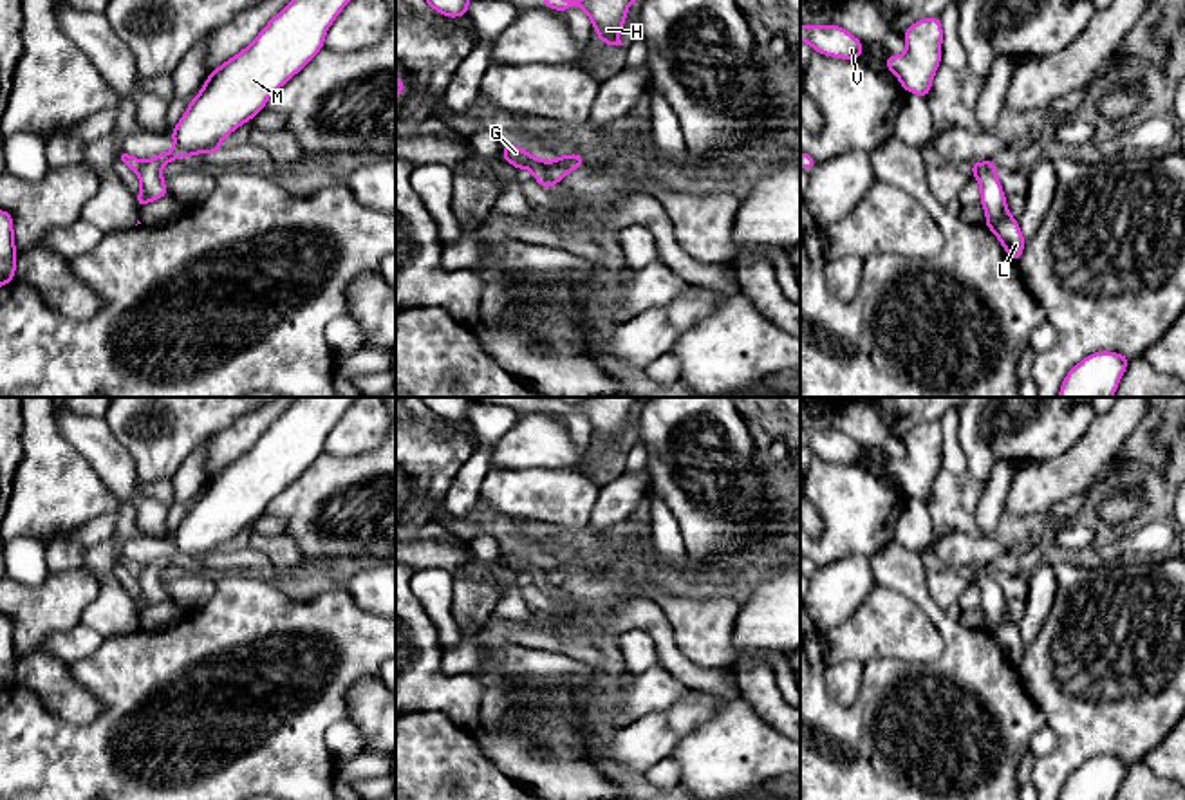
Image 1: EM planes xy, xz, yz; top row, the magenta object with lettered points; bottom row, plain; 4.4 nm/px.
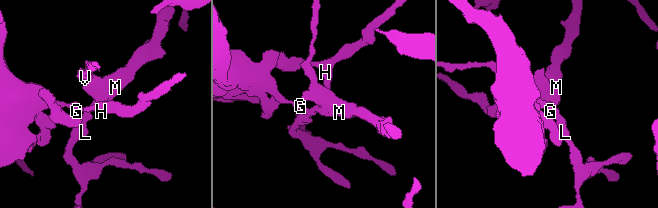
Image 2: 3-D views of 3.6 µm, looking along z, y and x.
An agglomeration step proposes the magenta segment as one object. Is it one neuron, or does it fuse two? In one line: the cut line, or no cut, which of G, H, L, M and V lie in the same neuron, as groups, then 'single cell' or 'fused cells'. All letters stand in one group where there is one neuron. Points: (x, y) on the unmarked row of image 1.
cut in xz along (546, 567), (548, 584), (553, 589); G / H L M V; fused cells

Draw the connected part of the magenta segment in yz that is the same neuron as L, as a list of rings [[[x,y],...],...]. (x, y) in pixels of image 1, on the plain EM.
[[[970,569],[972,580],[979,587],[981,610],[986,618],[984,630],[997,641],[1013,668],[1019,668],[1026,643],[1019,632],[1019,623],[1013,623],[1008,616],[1004,594],[995,576],[984,569]]]

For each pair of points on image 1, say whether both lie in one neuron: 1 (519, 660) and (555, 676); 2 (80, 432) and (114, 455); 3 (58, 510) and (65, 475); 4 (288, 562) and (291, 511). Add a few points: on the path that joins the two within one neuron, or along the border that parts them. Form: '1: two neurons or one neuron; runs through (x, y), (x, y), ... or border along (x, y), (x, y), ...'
1: one neuron; runs through (528, 669), (535, 676), (546, 676)
2: one neuron; runs through (89, 436), (105, 452)
3: one neuron; runs through (58, 501), (58, 484)
4: two neurons; border along (282, 531), (297, 544), (304, 562)

